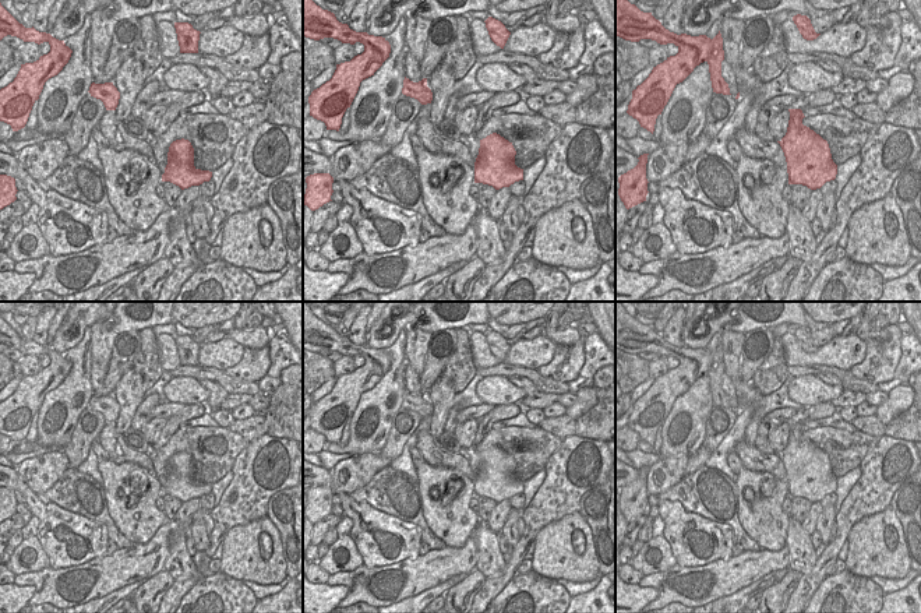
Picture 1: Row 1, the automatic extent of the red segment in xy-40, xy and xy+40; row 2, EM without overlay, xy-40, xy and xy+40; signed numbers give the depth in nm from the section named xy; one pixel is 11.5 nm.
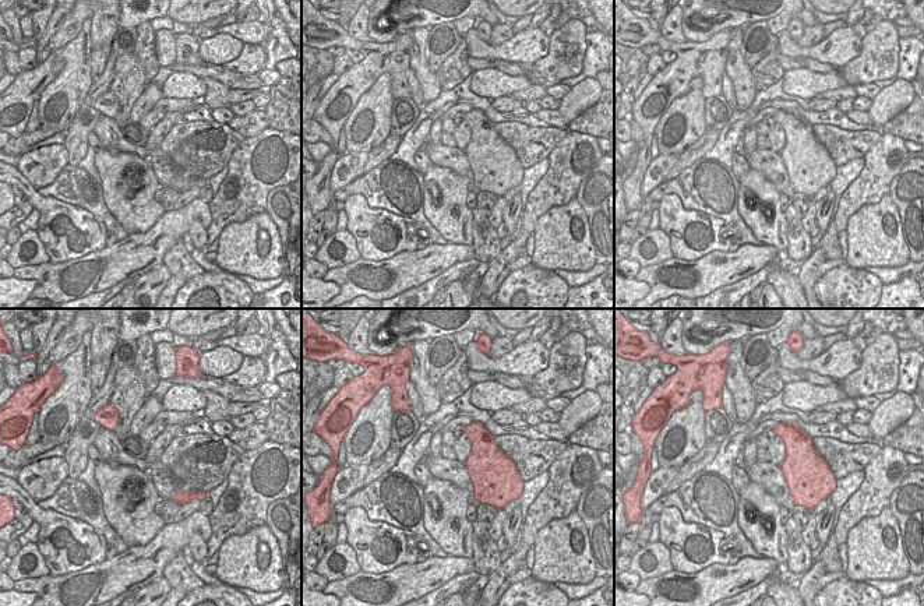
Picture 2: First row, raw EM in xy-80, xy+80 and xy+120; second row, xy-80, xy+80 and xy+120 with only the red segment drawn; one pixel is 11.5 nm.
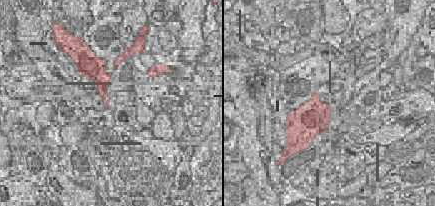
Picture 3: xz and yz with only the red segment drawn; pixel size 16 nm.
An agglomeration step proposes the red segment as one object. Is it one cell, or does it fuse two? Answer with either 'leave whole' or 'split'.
leave whole

